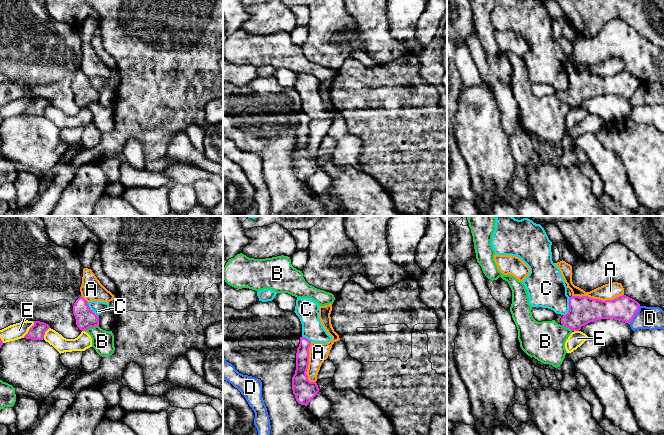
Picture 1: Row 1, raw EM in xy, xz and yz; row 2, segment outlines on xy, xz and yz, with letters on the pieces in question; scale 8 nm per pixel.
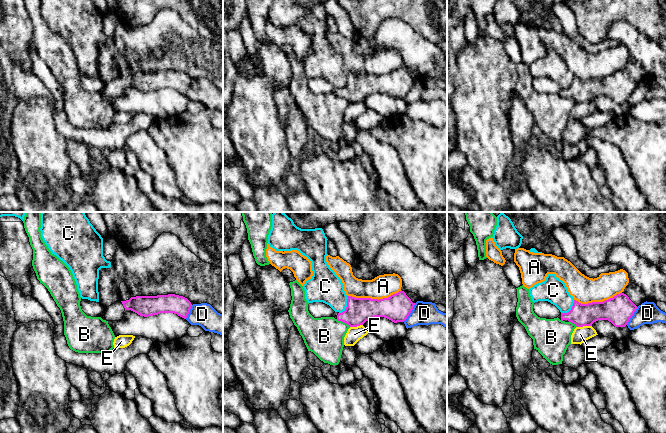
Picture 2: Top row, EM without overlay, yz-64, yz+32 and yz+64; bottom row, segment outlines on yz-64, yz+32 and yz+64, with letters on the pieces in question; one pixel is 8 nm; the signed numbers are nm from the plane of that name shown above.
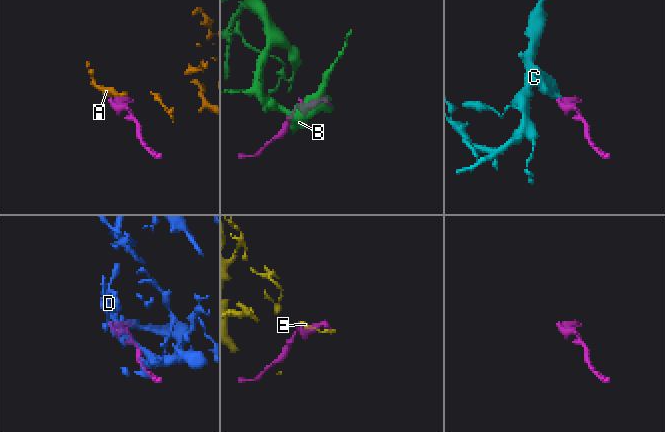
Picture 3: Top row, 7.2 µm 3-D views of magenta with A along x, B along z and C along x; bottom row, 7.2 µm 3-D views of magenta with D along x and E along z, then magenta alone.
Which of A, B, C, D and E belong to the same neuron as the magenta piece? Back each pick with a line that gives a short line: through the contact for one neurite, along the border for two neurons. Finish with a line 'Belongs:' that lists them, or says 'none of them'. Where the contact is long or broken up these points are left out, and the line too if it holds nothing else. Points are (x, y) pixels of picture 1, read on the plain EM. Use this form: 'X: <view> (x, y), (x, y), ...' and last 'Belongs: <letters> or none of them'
Belongs: none of them

